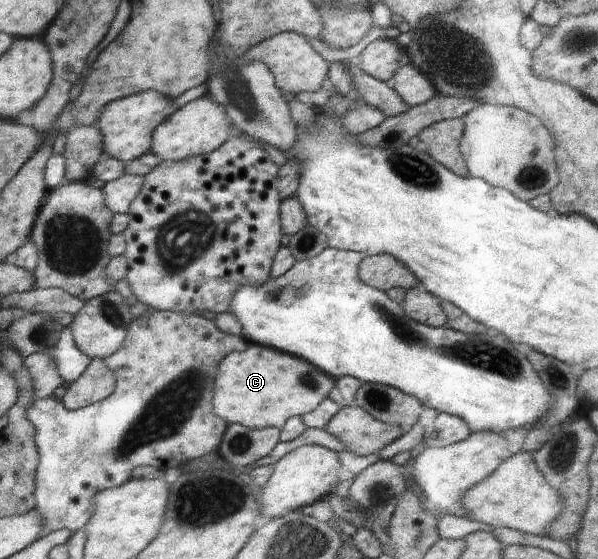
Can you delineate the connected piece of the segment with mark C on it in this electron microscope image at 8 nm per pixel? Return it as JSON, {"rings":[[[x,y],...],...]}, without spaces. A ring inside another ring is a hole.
{"rings":[[[249,343],[245,352],[230,352],[218,364],[212,405],[214,413],[228,425],[237,423],[247,428],[275,427],[281,430],[291,417],[302,417],[308,412],[314,411],[323,400],[328,398],[329,391],[335,386],[335,383],[334,377],[319,370],[306,360],[275,348],[264,347],[259,343]]]}

